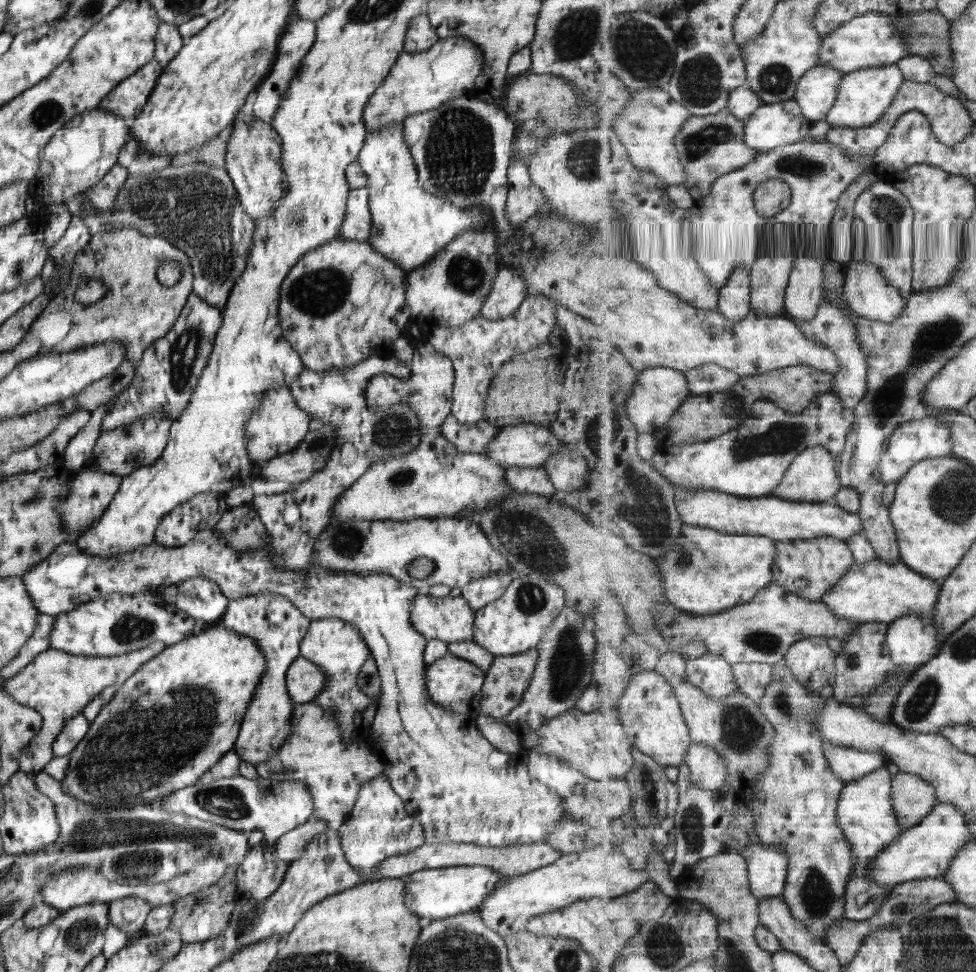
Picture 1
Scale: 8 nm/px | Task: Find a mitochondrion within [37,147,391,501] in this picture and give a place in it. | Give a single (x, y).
(194, 209)

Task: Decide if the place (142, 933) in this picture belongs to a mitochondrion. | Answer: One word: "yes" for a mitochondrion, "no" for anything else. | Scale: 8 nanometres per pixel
no

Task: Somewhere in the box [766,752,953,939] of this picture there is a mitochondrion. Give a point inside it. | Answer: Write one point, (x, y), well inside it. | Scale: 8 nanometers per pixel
(816, 892)

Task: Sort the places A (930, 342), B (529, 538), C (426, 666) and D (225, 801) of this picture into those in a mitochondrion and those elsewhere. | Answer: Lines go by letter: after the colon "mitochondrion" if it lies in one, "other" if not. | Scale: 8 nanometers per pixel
A: mitochondrion
B: mitochondrion
C: other
D: mitochondrion

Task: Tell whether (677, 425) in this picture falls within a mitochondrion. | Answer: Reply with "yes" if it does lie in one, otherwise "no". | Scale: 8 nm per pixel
no

